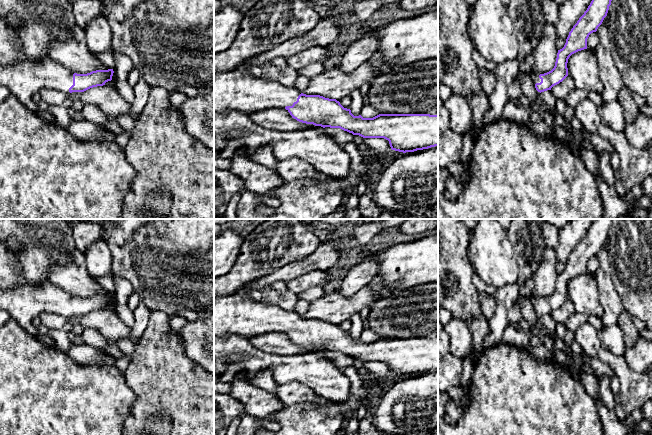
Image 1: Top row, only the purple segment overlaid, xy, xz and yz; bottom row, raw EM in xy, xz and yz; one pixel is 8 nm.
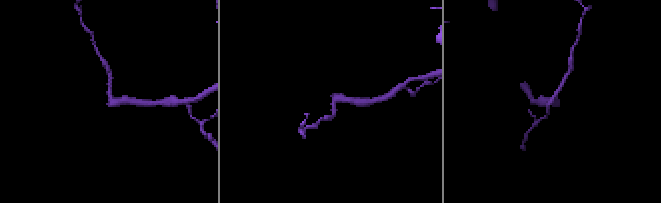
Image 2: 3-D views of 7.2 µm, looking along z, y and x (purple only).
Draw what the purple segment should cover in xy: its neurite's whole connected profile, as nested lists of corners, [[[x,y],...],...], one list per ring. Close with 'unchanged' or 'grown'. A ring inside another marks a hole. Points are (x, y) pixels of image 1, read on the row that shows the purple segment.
[[[46,57],[40,62],[0,65],[0,86],[9,89],[28,110],[38,112],[32,96],[42,88],[61,93],[84,92],[112,80],[113,69],[77,74]]]; grown

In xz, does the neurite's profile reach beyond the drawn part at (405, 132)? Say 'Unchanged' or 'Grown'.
Grown

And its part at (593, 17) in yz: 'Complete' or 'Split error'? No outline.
Split error

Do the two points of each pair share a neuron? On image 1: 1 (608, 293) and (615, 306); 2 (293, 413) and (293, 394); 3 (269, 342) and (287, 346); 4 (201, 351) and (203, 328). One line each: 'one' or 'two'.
1: one
2: two
3: one
4: one

